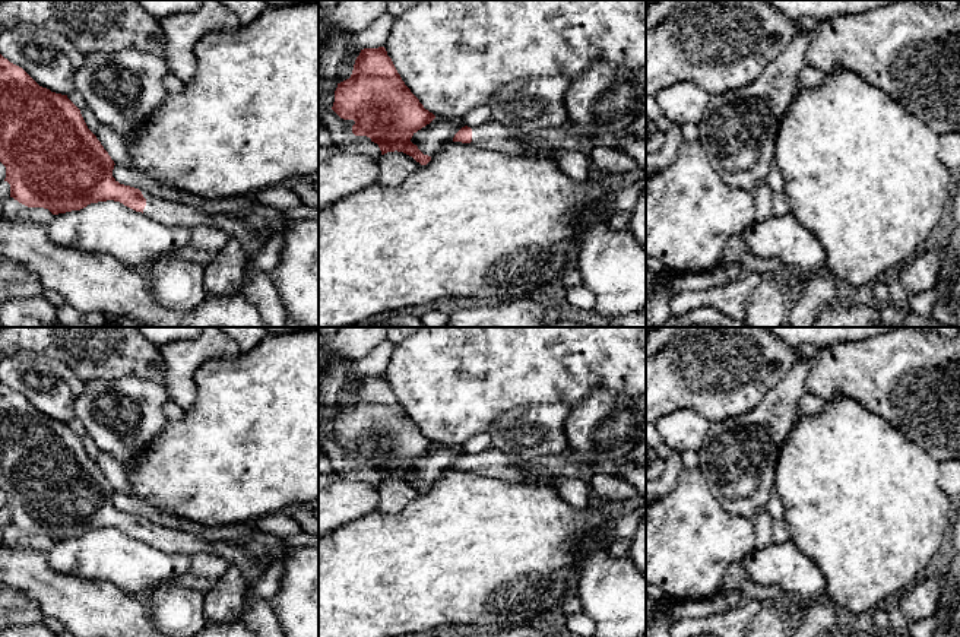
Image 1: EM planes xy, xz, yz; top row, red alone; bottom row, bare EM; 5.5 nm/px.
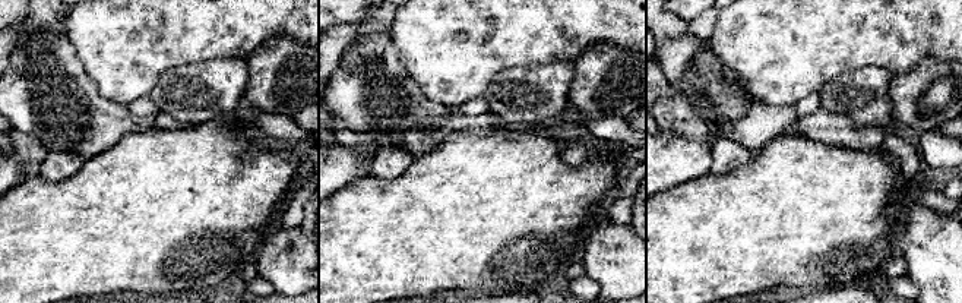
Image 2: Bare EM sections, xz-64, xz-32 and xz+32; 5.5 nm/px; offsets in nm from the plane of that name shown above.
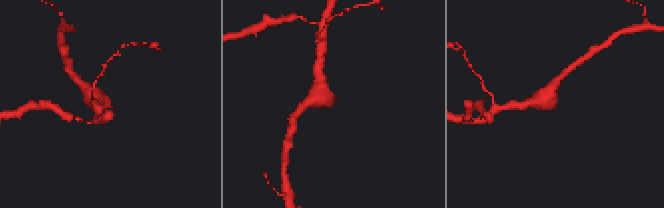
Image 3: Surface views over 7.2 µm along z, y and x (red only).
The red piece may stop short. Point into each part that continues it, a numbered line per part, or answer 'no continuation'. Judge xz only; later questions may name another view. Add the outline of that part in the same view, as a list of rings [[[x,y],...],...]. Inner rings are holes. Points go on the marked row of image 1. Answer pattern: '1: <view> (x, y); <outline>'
1: xz (493, 135); [[[491,120],[479,127],[472,129],[473,145],[484,145],[485,148],[500,152],[523,152],[527,155],[554,152],[545,143],[529,143],[523,139],[520,131],[507,129],[506,126]]]

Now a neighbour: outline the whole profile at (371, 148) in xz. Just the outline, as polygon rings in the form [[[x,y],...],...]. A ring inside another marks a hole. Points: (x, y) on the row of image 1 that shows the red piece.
[[[370,142],[370,143],[343,143],[339,145],[345,152],[352,152],[352,153],[364,153],[370,156],[380,158],[381,150],[377,143]]]

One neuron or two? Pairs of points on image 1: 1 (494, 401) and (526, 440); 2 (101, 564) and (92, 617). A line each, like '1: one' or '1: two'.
1: two
2: two

